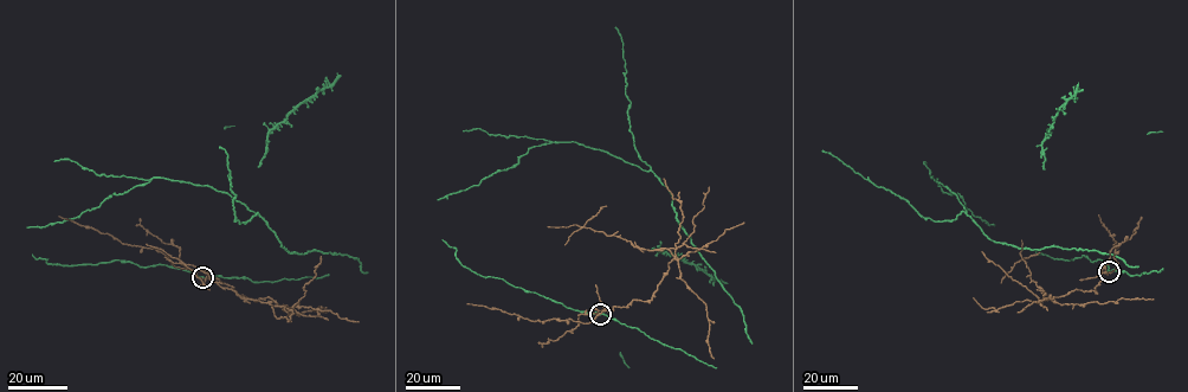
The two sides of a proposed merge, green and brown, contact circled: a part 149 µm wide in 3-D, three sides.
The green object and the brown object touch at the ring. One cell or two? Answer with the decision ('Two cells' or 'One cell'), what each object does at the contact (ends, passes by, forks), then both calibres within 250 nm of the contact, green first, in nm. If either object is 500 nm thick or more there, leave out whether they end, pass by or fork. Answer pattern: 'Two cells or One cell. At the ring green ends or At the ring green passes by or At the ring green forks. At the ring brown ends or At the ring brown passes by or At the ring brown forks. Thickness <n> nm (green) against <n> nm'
Two cells. At the ring green passes by. At the ring brown passes by. Thickness 240 nm (green) against 240 nm

